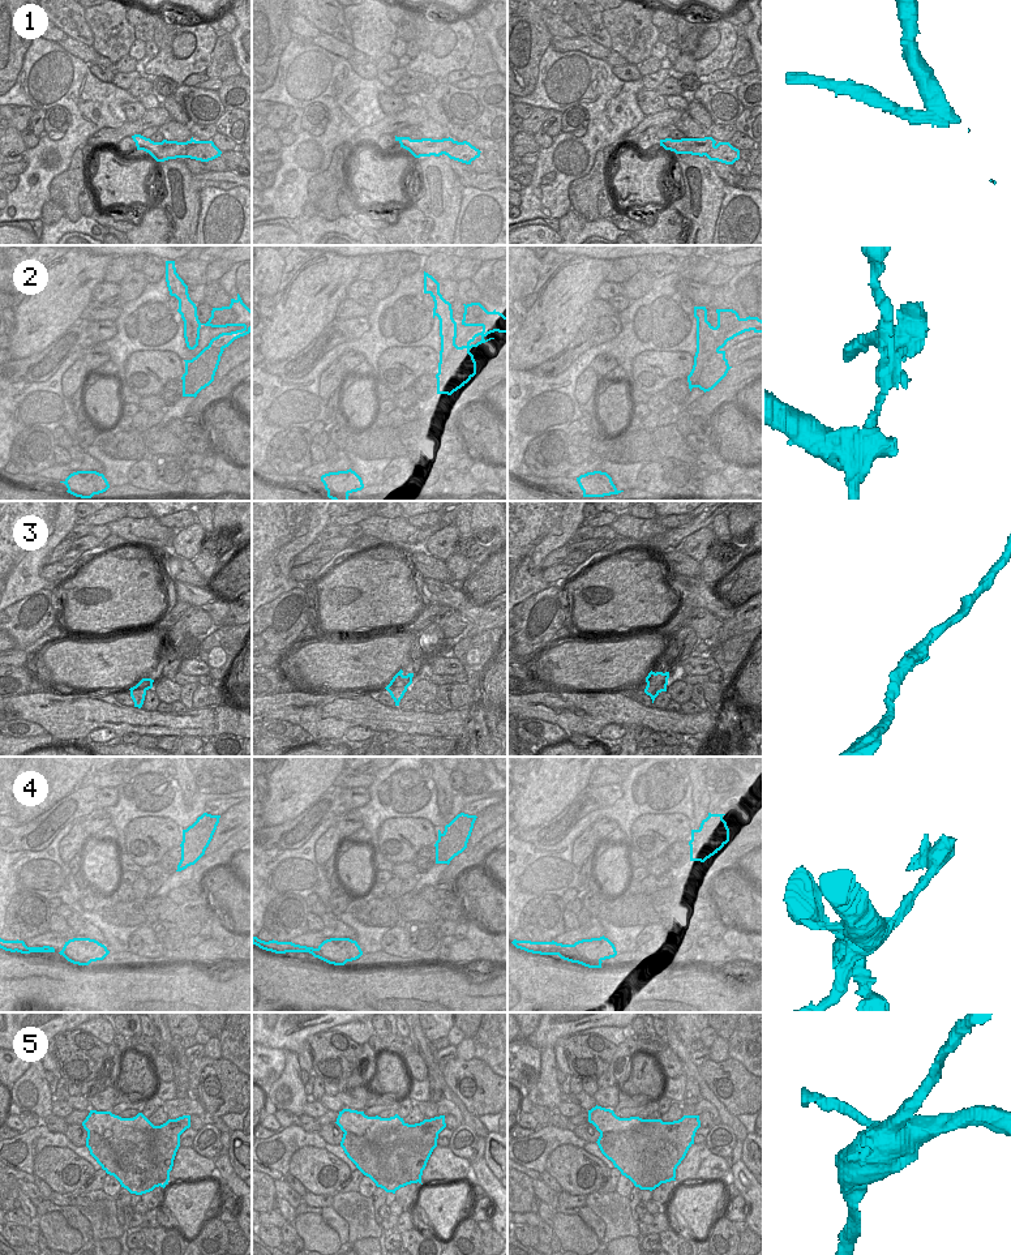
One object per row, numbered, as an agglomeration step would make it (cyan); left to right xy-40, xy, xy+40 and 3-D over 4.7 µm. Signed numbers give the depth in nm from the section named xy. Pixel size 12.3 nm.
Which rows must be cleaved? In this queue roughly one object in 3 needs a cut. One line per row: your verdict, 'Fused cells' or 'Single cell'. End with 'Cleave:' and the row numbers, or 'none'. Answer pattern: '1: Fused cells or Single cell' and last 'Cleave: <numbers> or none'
1: Fused cells
2: Fused cells
3: Single cell
4: Single cell
5: Fused cells
Cleave: 1, 2, 5.

